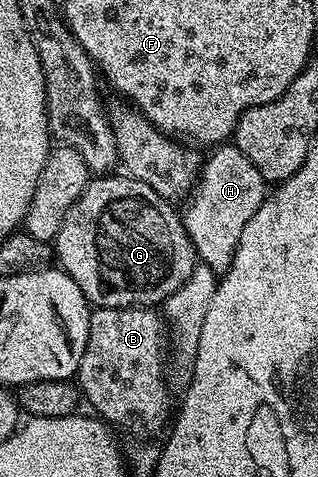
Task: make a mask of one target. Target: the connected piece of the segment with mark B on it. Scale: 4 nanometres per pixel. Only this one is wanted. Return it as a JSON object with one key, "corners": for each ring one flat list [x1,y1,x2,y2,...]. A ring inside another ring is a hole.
{"corners":[[93,309,86,352,82,352,78,371,83,401,87,405,89,402,97,410,93,411,113,427,137,426,144,434,163,435,174,414,172,394,164,383,164,360,166,364,166,322,159,309]]}

